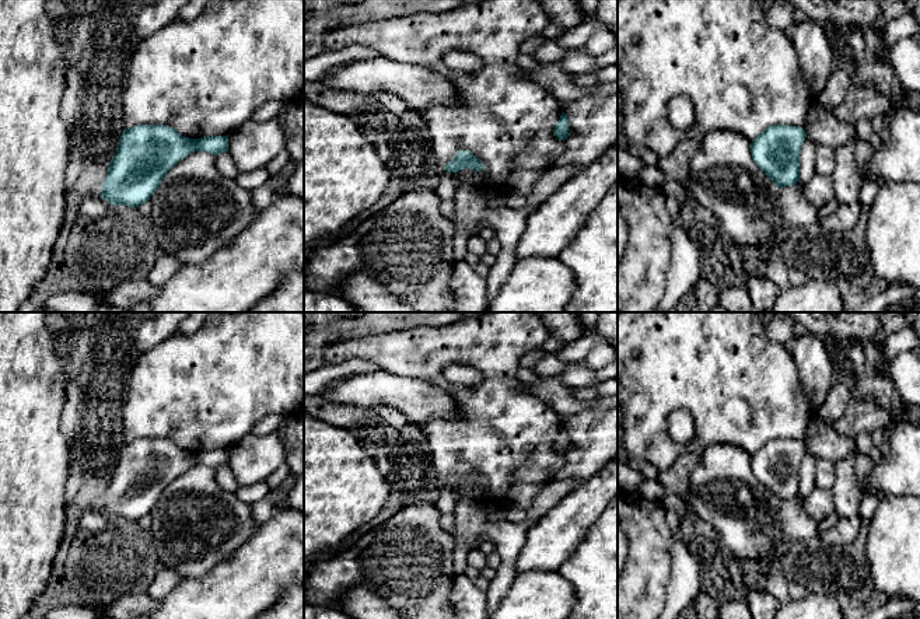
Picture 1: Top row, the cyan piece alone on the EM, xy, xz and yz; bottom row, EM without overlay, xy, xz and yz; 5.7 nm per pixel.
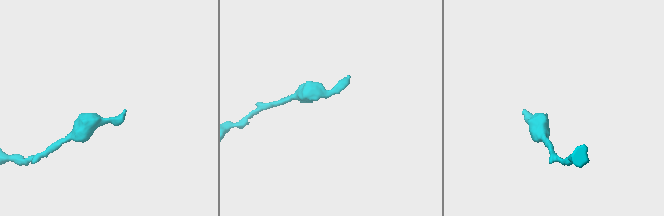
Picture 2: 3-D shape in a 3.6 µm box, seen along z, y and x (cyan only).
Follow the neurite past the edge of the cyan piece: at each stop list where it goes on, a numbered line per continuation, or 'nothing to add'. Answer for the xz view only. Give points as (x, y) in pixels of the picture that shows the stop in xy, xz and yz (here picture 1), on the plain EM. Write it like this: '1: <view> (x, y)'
nothing to add

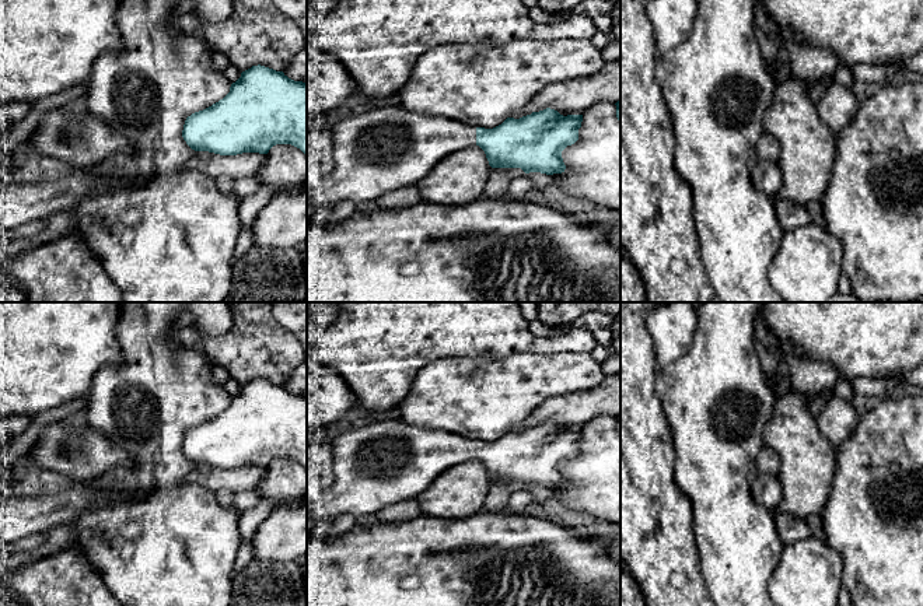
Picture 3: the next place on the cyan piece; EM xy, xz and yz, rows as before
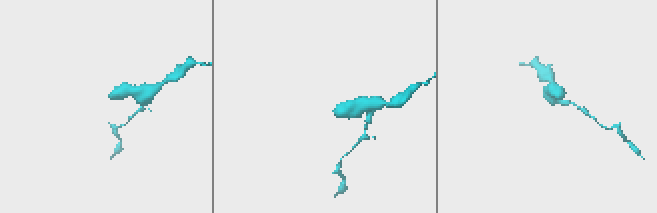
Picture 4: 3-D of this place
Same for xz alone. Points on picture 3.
1: xz (384, 462)

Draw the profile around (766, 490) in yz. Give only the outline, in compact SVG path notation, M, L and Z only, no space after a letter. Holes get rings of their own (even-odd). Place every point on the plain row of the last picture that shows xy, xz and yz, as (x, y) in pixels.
M758 474L751 487L752 498L765 509L773 512L783 498L783 486L777 476Z

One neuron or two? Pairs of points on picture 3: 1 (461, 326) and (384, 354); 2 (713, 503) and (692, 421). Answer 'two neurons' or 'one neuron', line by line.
1: one neuron
2: one neuron

